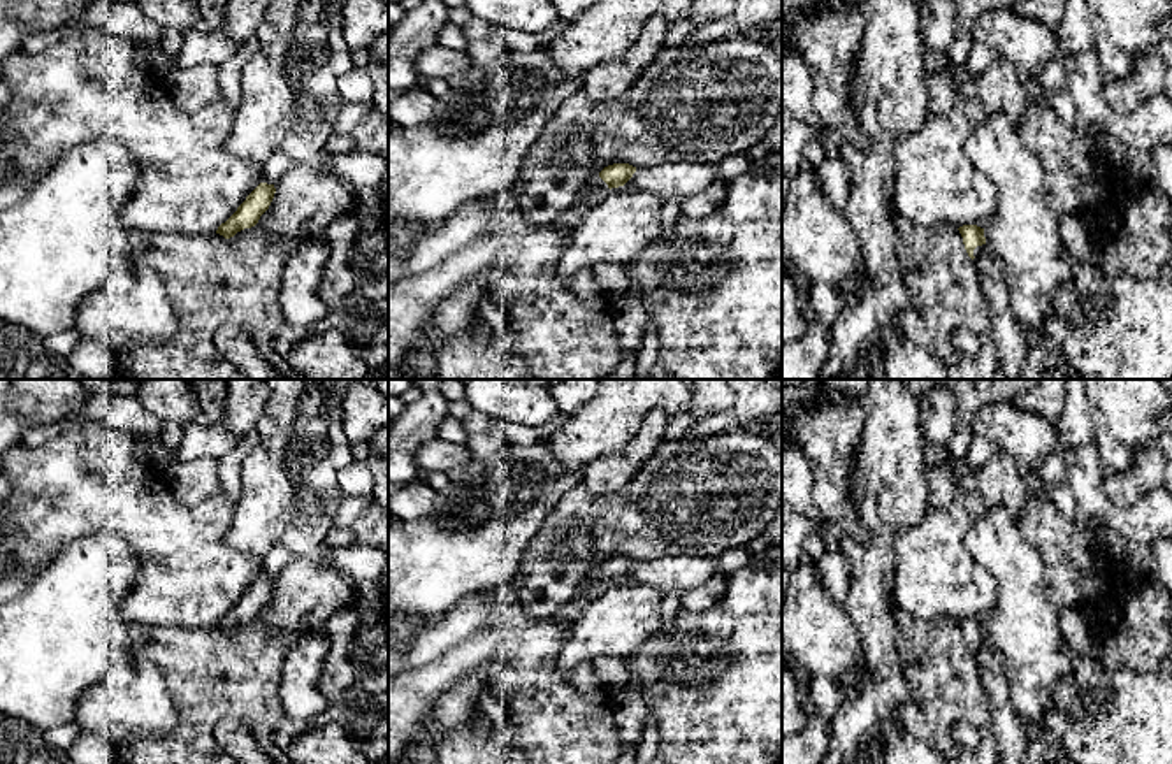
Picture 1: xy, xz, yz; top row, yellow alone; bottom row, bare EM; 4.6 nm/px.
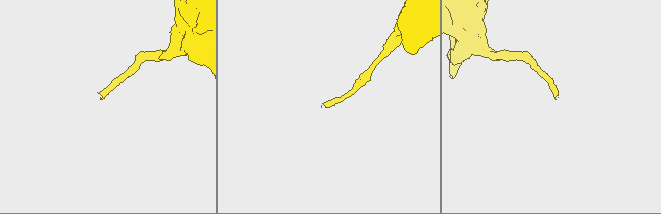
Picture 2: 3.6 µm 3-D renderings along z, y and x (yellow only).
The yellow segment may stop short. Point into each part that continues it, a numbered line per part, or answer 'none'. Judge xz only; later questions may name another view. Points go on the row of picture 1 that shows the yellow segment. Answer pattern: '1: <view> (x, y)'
1: xz (596, 187)

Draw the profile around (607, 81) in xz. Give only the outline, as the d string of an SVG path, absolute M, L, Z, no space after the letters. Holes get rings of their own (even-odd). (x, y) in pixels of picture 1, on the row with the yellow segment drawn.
M662 16L647 19L634 46L624 54L590 67L582 83L582 93L589 100L610 102L626 93L634 79L664 49L669 21Z

